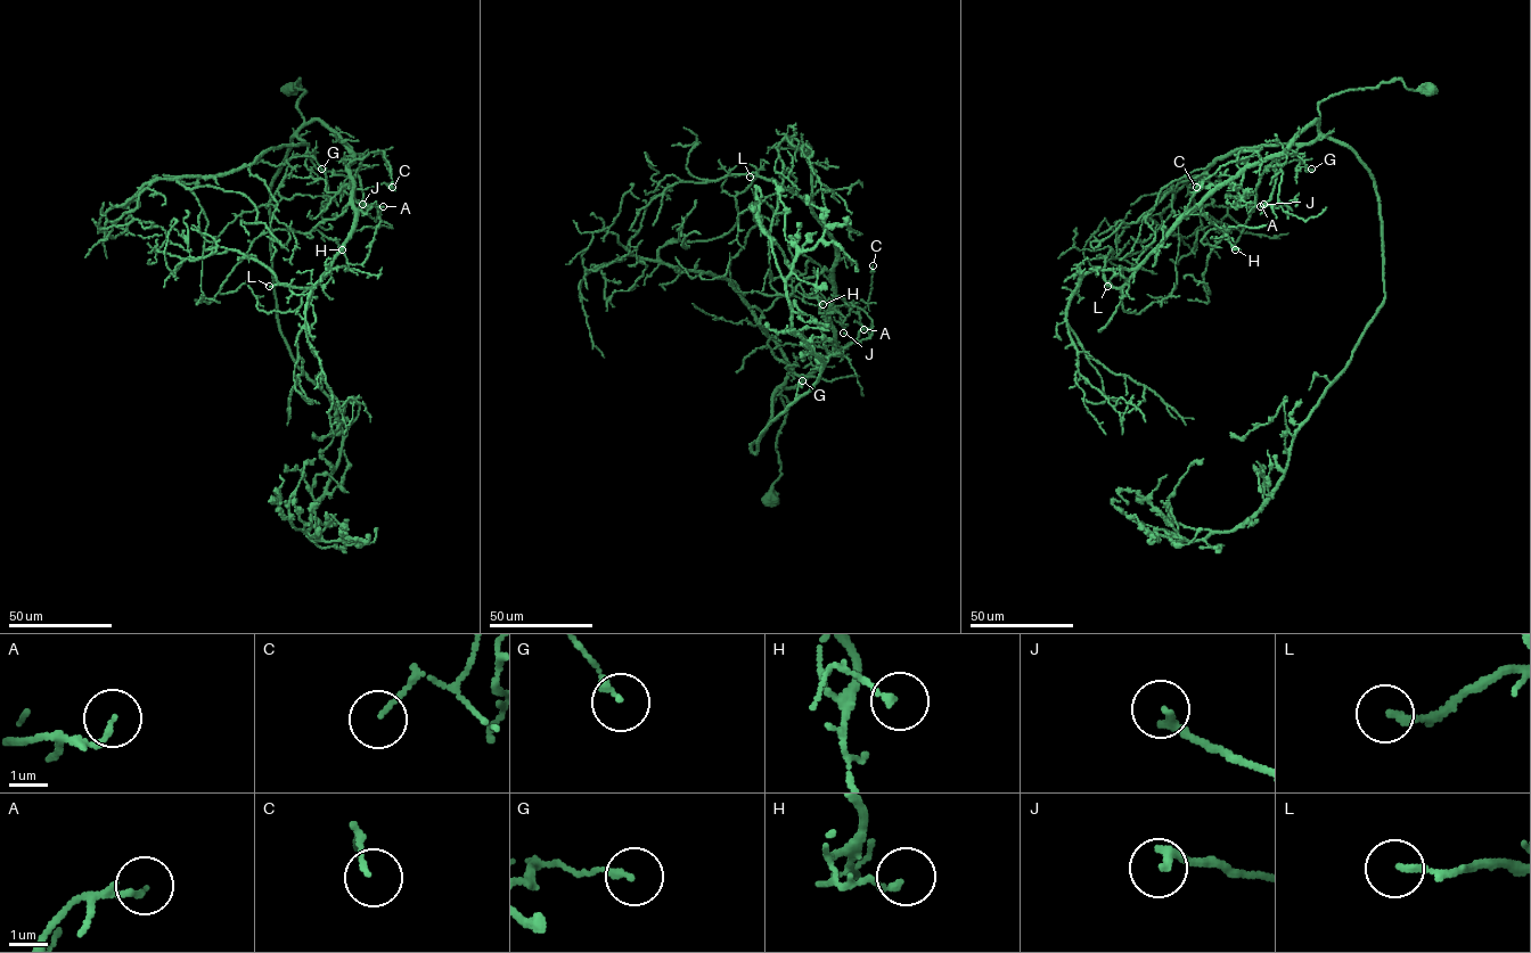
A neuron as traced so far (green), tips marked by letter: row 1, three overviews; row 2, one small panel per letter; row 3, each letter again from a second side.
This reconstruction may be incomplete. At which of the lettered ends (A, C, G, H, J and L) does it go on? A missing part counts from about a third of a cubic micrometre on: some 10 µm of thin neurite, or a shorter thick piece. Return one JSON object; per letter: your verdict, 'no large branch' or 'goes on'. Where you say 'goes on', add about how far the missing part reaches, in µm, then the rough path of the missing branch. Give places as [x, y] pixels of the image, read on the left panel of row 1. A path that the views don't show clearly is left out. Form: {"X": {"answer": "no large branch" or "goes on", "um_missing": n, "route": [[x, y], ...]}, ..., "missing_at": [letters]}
{"A": {"answer": "no large branch"}, "C": {"answer": "no large branch"}, "G": {"answer": "no large branch"}, "H": {"answer": "no large branch"}, "J": {"answer": "no large branch"}, "L": {"answer": "no large branch"}, "missing_at": []}

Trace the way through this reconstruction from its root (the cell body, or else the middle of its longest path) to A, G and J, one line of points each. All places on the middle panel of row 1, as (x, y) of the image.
A: (769, 498), (786, 413), (778, 387), (799, 386), (864, 329)
G: (769, 498), (782, 475), (776, 440), (786, 413), (778, 387), (785, 388), (778, 388), (787, 364), (802, 380)
J: (769, 498), (786, 413), (778, 387), (843, 355), (853, 341), (843, 333)

